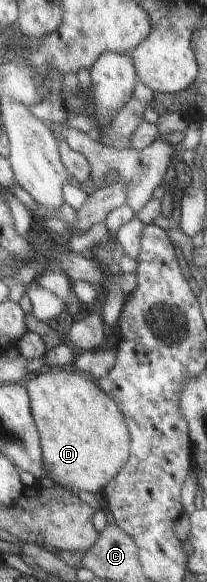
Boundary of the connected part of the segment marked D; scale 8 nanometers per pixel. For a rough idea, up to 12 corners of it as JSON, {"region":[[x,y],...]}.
{"region":[[80,372],[27,381],[45,483],[97,494],[130,460],[119,405]]}

